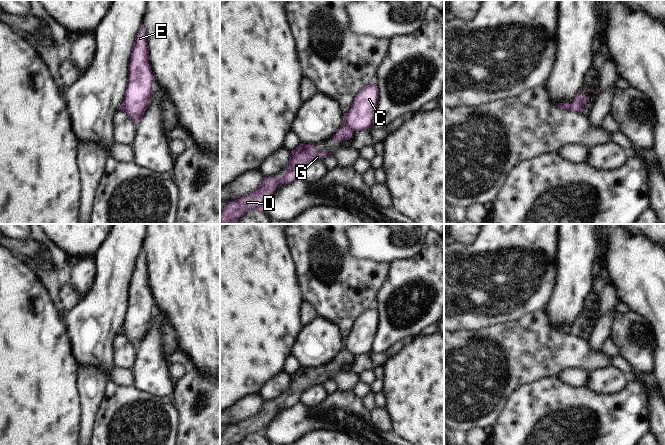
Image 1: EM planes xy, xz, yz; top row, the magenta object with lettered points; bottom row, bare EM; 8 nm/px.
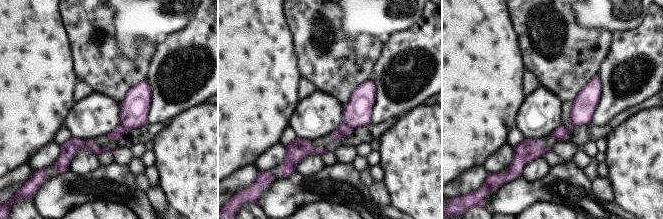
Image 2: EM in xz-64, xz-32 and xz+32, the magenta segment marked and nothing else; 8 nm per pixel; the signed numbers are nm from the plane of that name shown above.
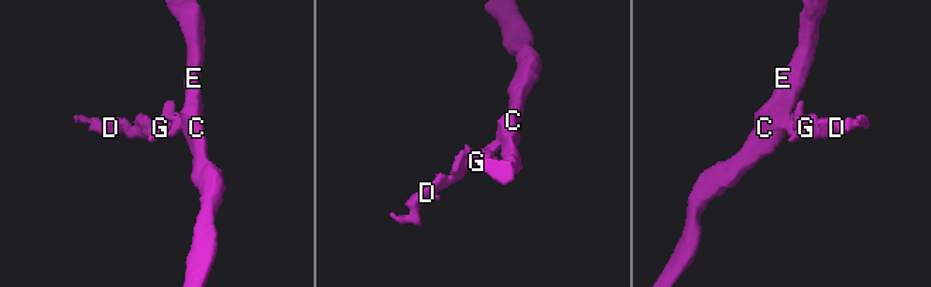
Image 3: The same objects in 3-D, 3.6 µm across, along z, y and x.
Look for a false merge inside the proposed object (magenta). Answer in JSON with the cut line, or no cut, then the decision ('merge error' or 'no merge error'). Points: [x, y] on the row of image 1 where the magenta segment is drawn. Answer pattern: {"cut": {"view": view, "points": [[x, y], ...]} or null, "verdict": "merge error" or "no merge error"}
{"cut": {"view": "xz", "points": [[344, 125], [352, 131]]}, "verdict": "merge error"}

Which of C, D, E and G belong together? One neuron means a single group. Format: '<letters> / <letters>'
C E / D G

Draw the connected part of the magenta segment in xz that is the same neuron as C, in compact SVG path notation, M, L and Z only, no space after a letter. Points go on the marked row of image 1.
M367 85L354 97L352 106L344 117L344 126L352 132L371 128L377 104L377 85Z

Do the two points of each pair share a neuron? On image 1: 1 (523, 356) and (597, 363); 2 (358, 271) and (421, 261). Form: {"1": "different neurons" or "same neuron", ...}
{"1": "same neuron", "2": "different neurons"}

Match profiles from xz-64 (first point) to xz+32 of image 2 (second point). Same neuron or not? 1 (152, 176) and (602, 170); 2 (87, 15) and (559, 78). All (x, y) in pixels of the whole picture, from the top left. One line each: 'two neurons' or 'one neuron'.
1: one neuron
2: one neuron

